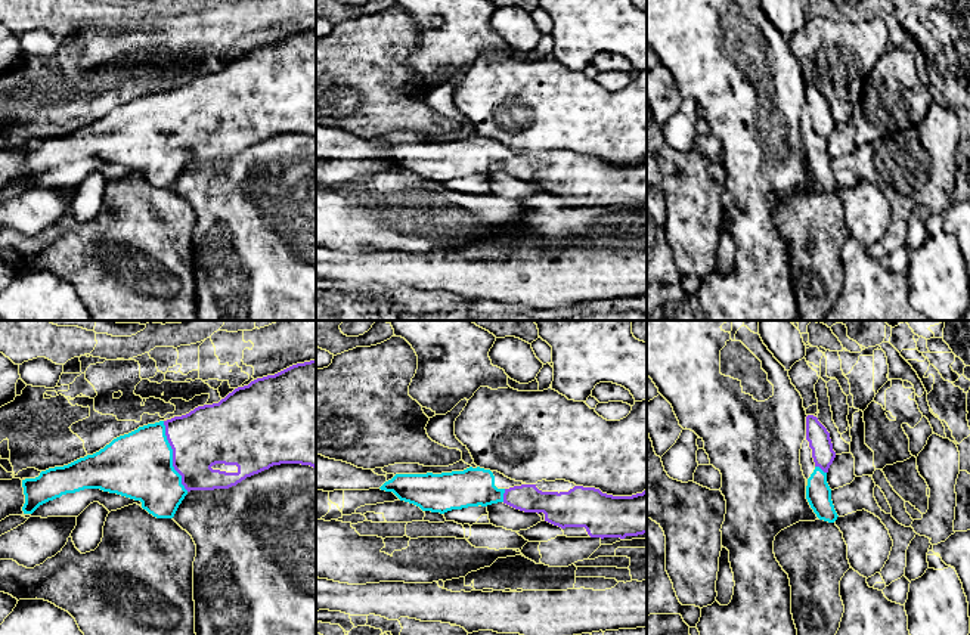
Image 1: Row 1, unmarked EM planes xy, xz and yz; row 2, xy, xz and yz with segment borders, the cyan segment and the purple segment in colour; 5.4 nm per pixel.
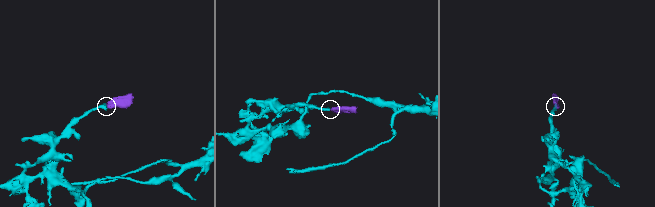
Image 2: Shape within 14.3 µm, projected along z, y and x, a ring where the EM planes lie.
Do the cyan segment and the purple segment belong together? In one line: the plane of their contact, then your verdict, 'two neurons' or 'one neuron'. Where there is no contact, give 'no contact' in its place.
contact in xy; one neuron

